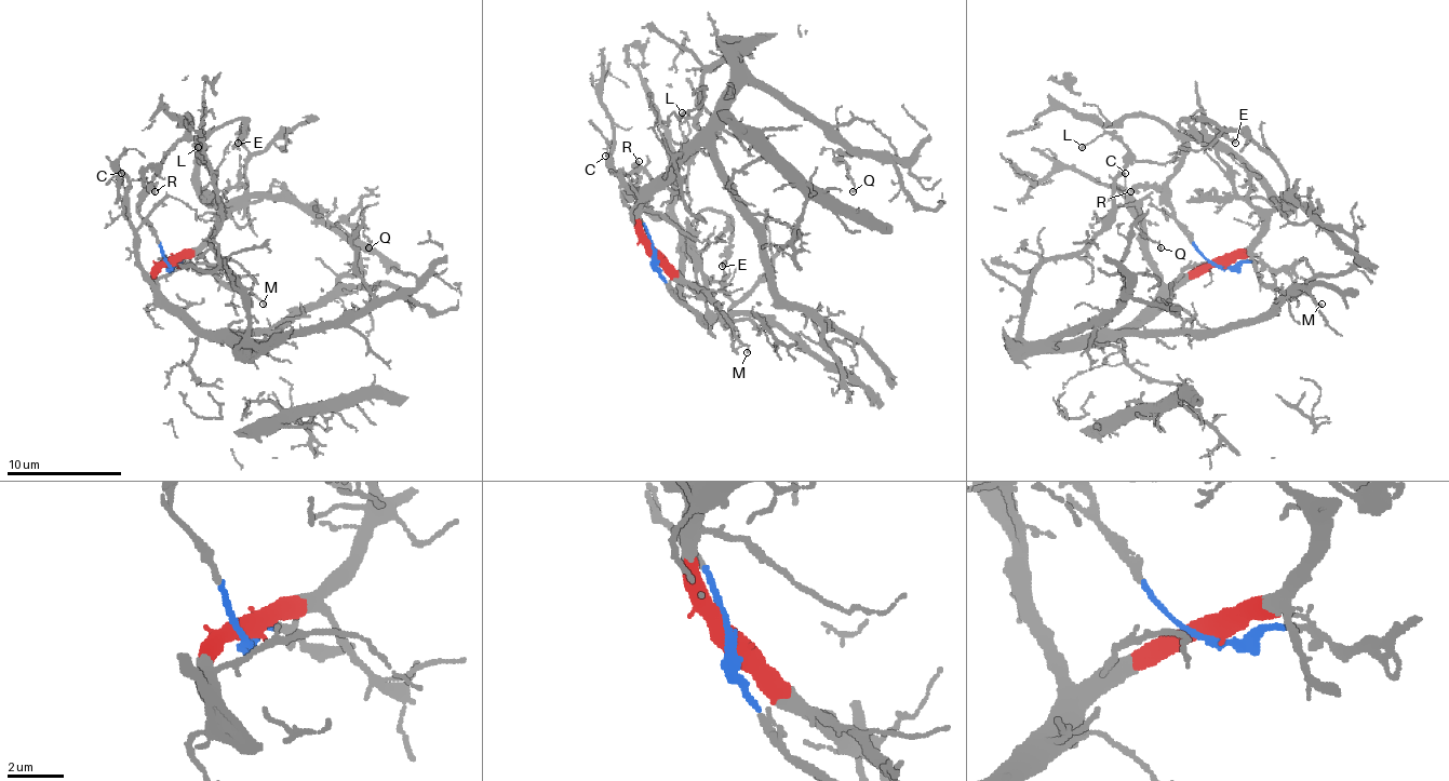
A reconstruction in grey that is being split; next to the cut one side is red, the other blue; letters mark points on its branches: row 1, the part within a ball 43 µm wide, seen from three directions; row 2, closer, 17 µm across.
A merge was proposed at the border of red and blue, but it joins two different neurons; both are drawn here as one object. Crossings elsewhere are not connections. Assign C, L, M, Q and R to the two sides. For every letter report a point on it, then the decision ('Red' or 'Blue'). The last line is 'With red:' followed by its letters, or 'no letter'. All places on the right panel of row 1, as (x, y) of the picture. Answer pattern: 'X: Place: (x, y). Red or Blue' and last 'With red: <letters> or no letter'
C: Place: (1125, 173). Red
L: Place: (1082, 147). Red
M: Place: (1322, 304). Red
Q: Place: (1161, 247). Red
R: Place: (1130, 191). Blue
With red: C, L, M, Q

